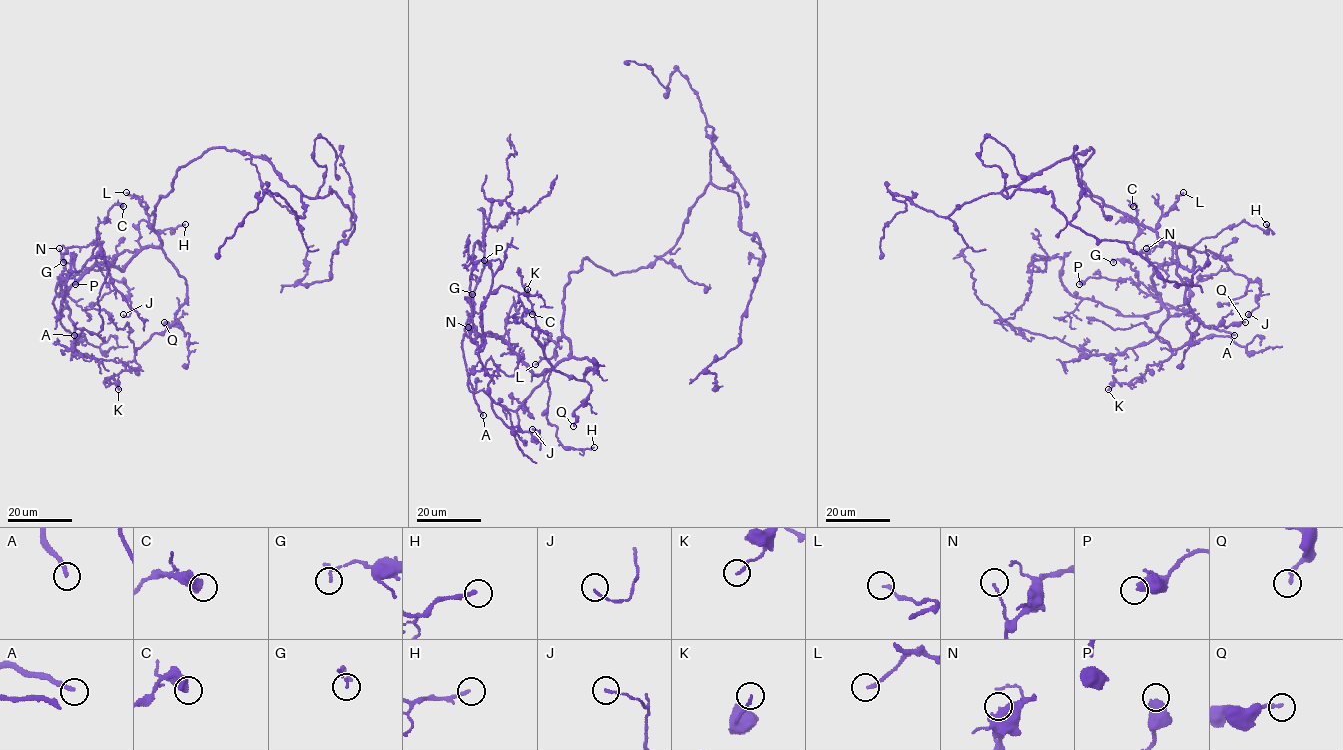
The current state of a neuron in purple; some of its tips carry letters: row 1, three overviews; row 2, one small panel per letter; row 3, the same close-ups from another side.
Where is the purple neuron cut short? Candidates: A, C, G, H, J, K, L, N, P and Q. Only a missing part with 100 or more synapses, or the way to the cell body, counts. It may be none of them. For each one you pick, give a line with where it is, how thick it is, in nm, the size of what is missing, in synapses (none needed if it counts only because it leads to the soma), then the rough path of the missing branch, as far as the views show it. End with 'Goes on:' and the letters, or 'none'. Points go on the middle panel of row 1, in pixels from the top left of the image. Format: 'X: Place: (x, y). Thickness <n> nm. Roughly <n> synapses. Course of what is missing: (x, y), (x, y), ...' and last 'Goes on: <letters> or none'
A: Place: (483, 415). Thickness 220 nm. Course of what is missing: (483, 415), (495, 439), (483, 480), (487, 496), (502, 518), (513, 525), (538, 521)
Goes on: A

